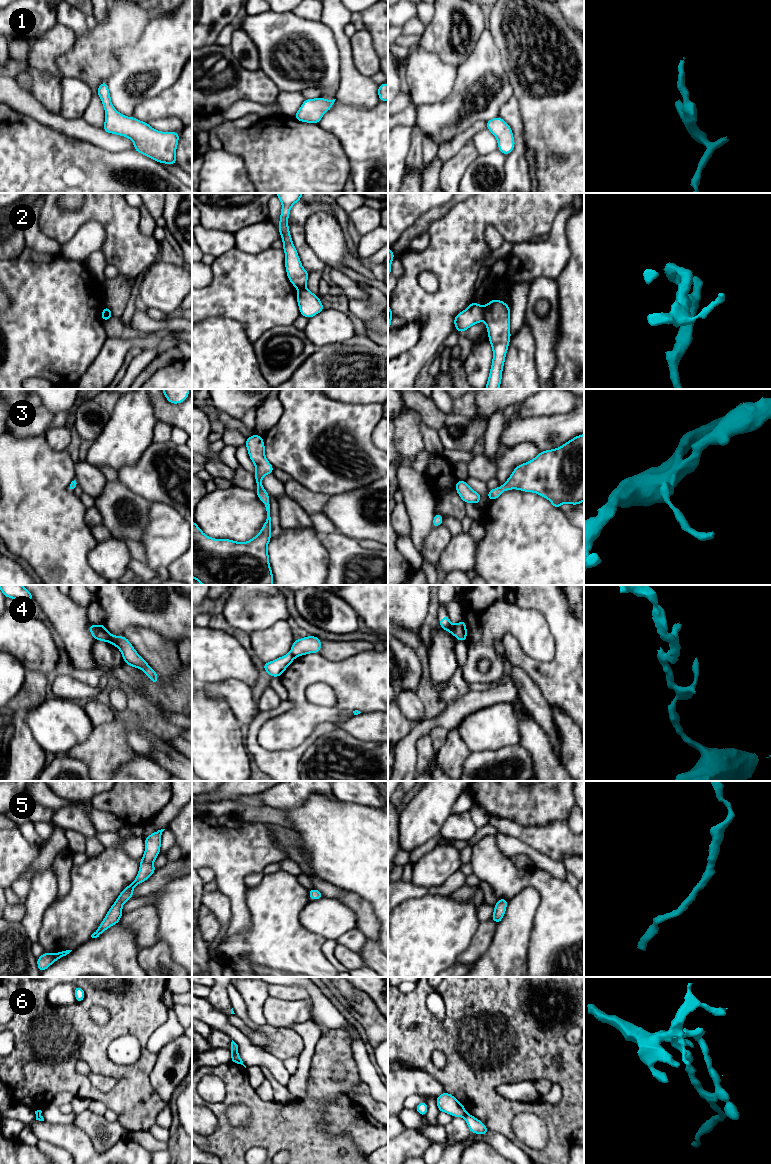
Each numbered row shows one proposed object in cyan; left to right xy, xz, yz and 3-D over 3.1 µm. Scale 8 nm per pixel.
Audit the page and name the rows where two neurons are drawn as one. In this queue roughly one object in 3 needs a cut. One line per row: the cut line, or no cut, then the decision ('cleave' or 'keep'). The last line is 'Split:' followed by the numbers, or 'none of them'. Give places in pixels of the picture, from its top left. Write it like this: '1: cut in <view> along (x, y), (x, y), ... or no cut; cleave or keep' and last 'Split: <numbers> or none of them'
1: no cut; keep
2: cut in yz along (484, 307), (483, 320); cleave
3: no cut; keep
4: cut in xy along (96, 625), (94, 638); cleave
5: no cut; keep
6: cut in xz along (237, 1052), (232, 1054); cleave
Split: 2, 4, 6

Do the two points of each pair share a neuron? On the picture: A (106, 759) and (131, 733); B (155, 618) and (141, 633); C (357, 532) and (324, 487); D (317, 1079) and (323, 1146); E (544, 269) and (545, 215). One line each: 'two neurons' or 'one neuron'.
A: two neurons
B: two neurons
C: two neurons
D: one neuron
E: two neurons

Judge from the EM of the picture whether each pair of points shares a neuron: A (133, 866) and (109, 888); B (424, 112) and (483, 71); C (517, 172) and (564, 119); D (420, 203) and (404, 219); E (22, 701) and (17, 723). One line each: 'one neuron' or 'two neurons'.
A: one neuron
B: one neuron
C: two neurons
D: one neuron
E: two neurons

